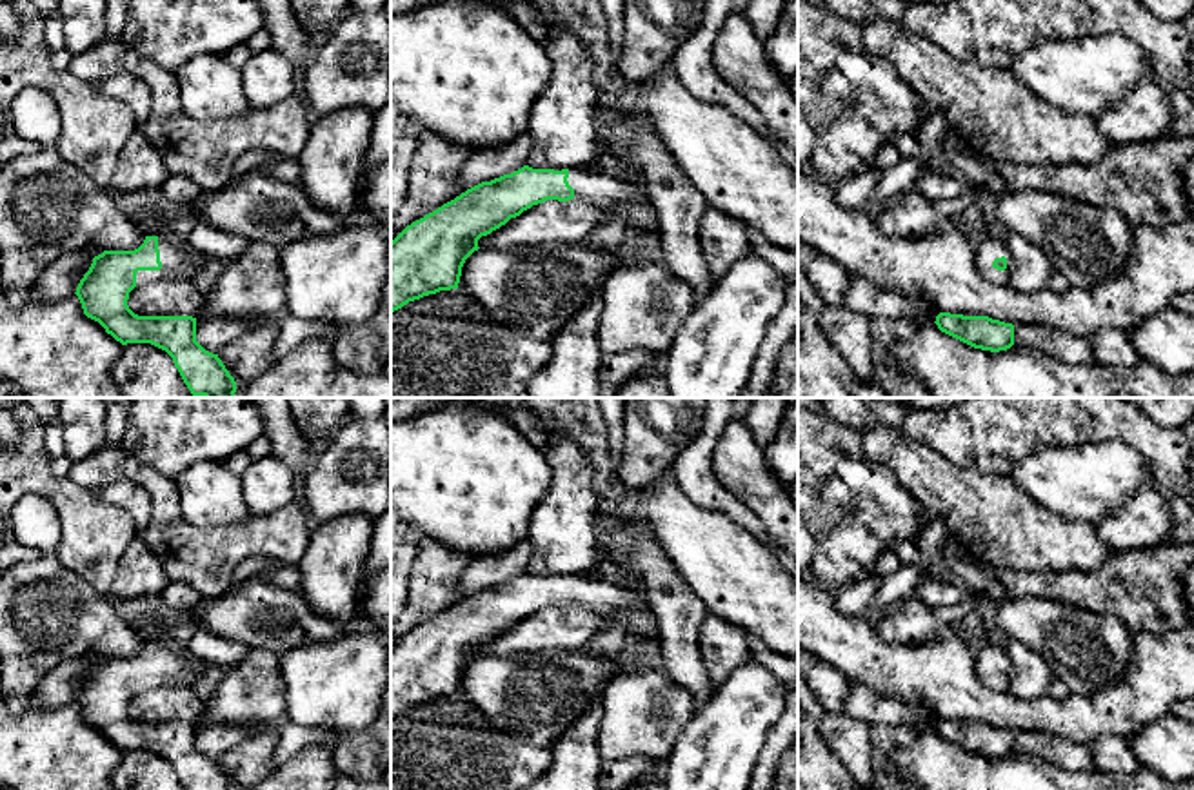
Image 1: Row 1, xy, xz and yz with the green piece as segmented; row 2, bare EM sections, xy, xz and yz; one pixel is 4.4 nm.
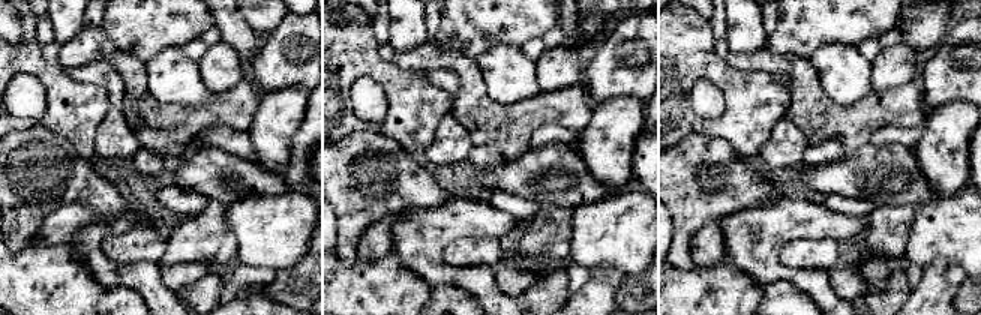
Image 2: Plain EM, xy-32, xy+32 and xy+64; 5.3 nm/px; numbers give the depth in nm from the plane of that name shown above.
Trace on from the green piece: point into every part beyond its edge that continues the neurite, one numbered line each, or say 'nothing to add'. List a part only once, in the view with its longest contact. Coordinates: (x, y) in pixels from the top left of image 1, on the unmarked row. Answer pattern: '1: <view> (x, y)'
1: xy (179, 667)

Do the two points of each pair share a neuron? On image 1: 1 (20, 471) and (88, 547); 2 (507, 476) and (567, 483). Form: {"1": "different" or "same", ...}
{"1": "same", "2": "different"}

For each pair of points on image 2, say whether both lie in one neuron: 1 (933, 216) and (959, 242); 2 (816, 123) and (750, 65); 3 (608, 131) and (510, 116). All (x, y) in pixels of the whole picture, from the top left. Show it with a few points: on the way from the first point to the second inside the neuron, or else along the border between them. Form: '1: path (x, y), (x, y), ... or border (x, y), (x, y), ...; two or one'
1: path (939, 222), (953, 236); one
2: path (809, 101), (806, 86), (785, 65), (773, 63); one
3: border (594, 105), (590, 122), (581, 131); two

